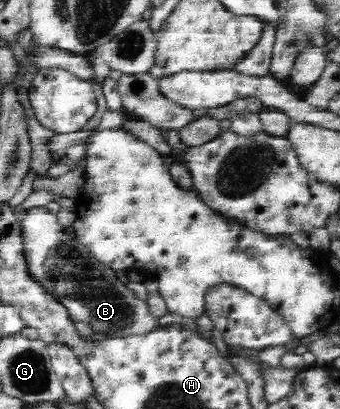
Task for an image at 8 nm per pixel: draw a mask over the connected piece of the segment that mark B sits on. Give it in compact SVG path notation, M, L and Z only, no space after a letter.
M35 206L25 211L19 219L23 228L23 244L25 263L33 282L37 283L47 297L51 297L55 303L65 308L70 321L85 322L91 328L90 336L97 336L101 341L109 338L127 338L127 336L145 336L151 334L153 330L159 328L159 318L155 318L149 310L149 305L143 300L135 297L133 290L129 290L125 284L125 279L120 279L114 270L101 265L91 254L83 251L83 246L78 246L73 241L73 236L69 229L64 229L57 216L52 214L46 207Z

